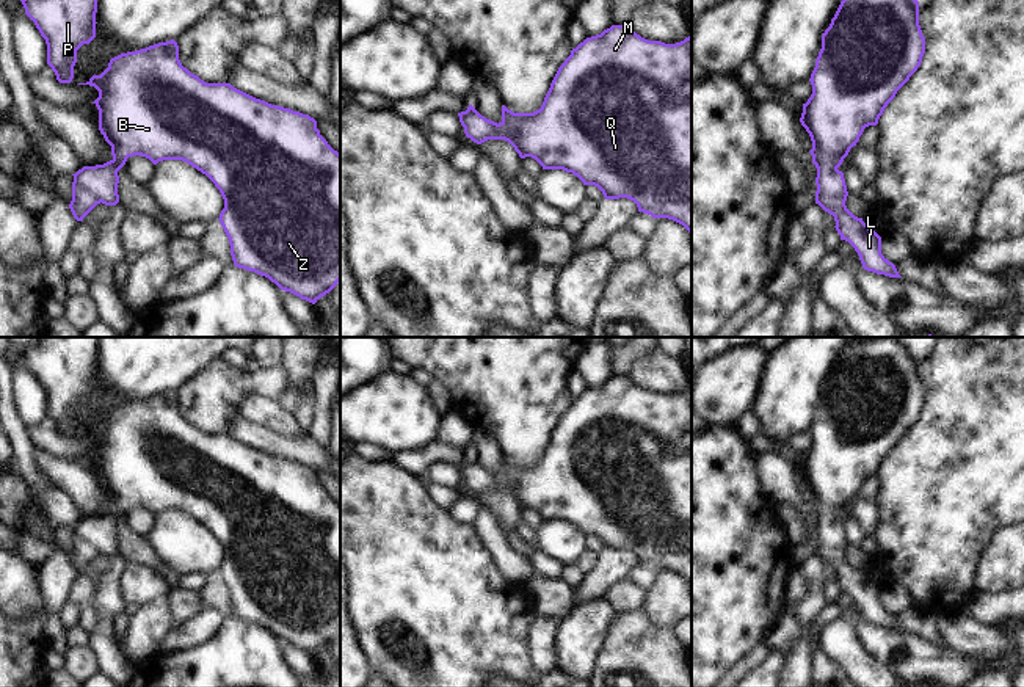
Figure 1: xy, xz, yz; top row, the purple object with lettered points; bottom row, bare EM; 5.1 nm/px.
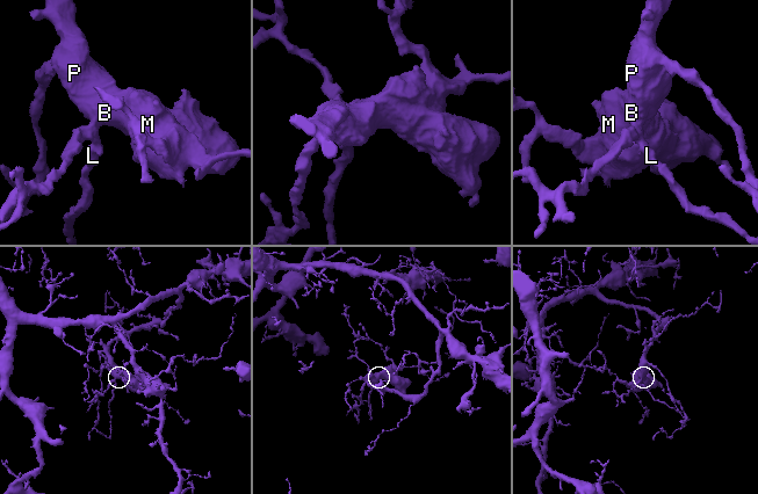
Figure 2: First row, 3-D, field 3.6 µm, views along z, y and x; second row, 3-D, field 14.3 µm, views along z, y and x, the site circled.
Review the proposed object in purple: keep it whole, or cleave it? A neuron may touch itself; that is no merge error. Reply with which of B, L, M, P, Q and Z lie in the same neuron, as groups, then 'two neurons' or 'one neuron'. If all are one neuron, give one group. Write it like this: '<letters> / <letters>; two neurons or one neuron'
B L M P Q Z; one neuron

